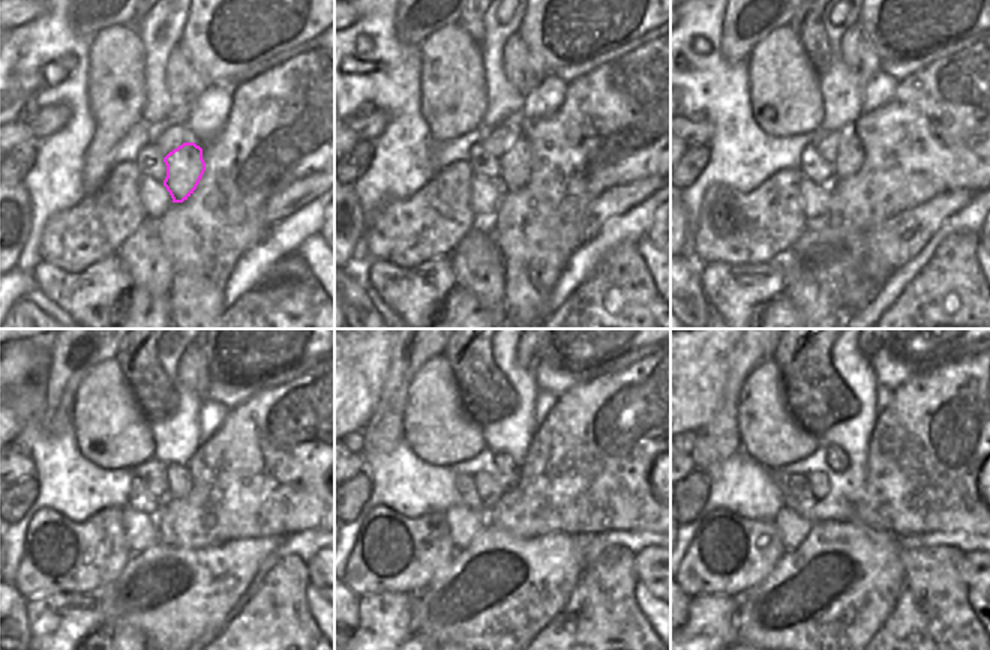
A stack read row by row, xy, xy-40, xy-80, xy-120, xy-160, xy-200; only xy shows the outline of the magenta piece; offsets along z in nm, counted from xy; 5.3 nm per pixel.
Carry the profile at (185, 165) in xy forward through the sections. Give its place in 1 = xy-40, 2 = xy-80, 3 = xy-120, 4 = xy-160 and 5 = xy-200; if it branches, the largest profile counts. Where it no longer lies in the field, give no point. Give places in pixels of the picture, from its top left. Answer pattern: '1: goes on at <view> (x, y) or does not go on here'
1: goes on at xy-40 (515, 167)
2: goes on at xy-80 (851, 152)
3: goes on at xy-120 (177, 476)
4: goes on at xy-160 (509, 475)
5: goes on at xy-200 (836, 458)

